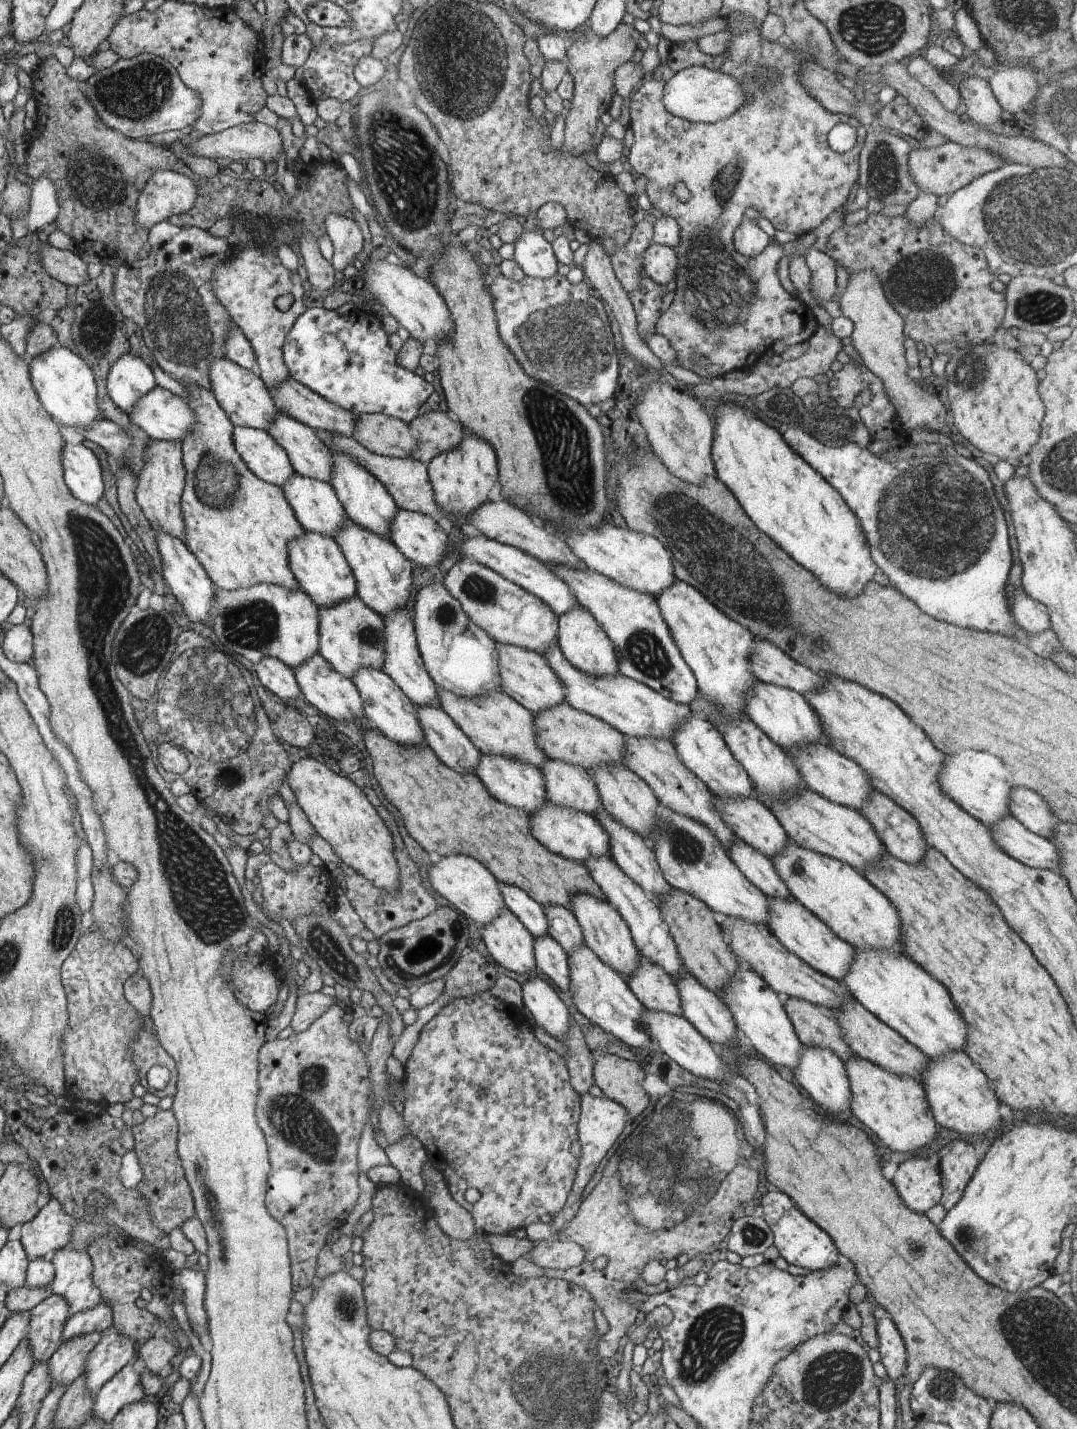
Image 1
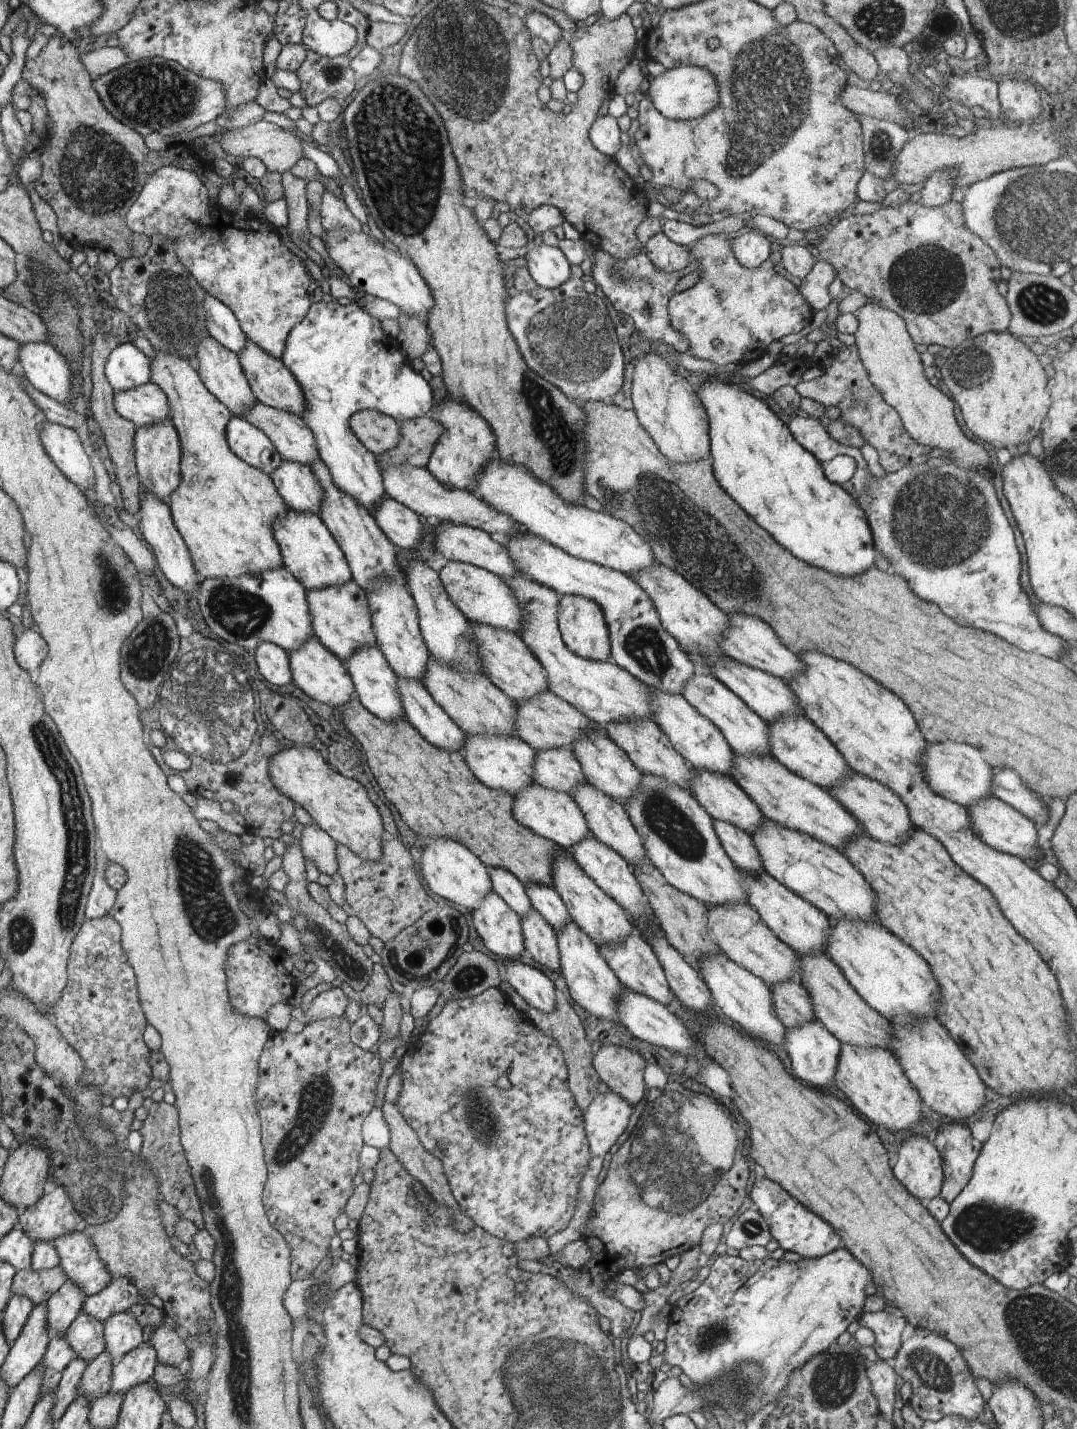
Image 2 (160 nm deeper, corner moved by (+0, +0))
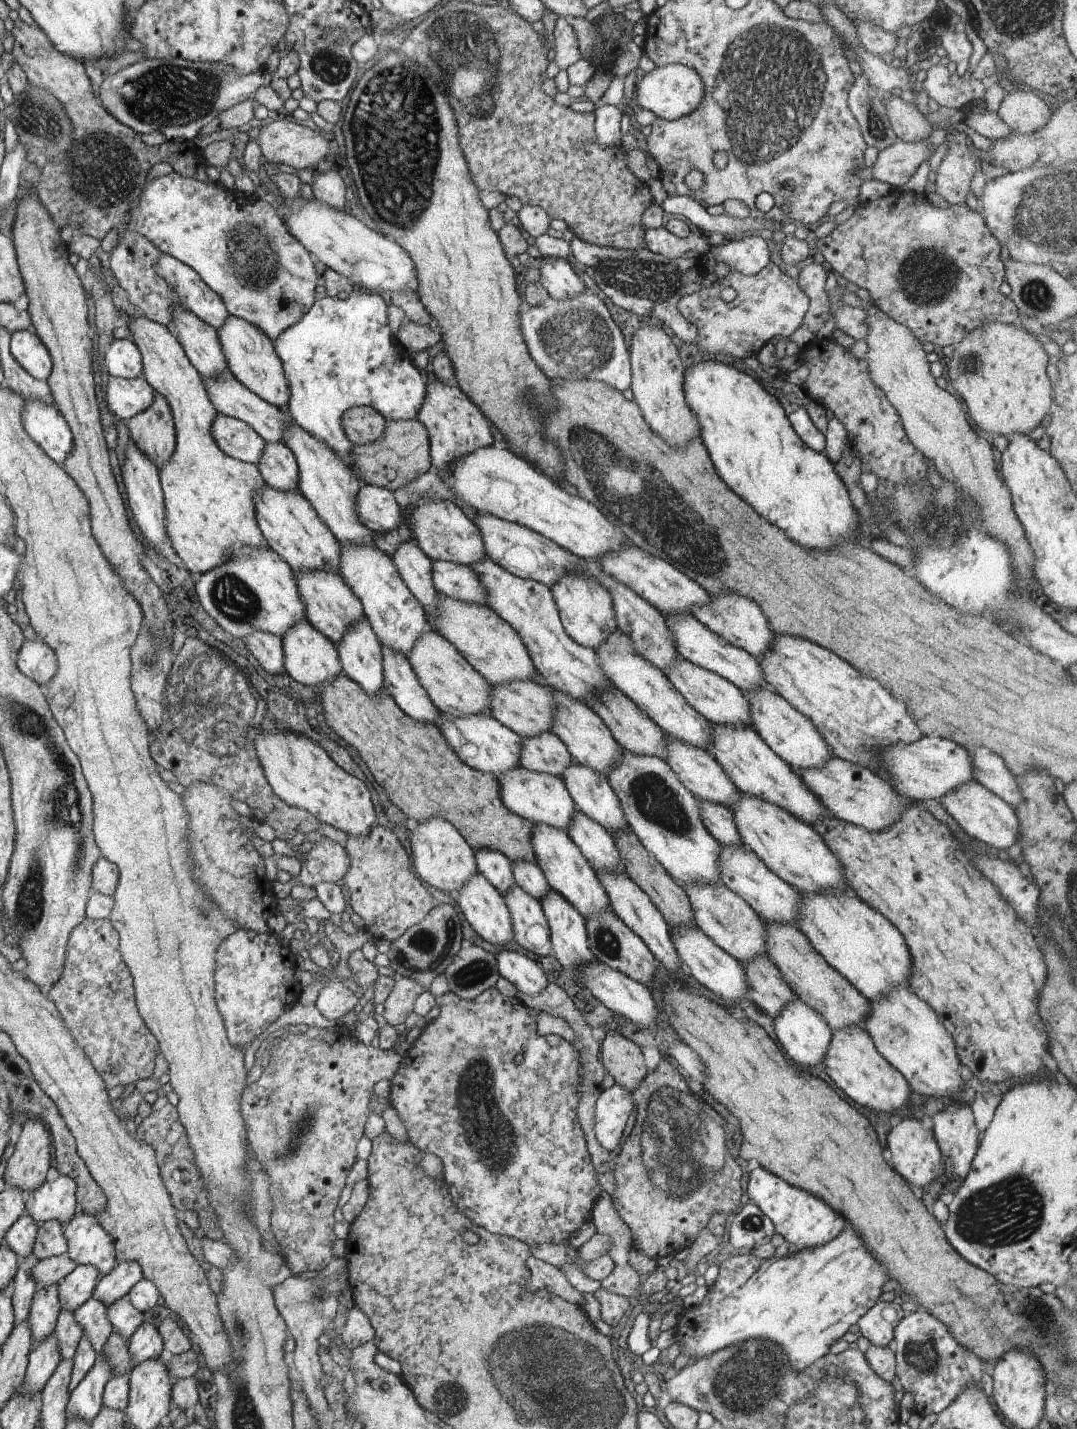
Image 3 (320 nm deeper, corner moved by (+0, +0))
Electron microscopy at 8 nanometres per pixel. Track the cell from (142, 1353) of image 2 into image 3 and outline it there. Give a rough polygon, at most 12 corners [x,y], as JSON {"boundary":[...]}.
{"boundary":[[143,1321],[129,1340],[135,1366],[160,1357],[163,1338]]}

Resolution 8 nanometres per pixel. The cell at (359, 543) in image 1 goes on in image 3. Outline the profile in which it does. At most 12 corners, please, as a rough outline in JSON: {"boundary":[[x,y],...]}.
{"boundary":[[288,414],[299,490],[341,545],[368,545],[362,482],[332,447]]}

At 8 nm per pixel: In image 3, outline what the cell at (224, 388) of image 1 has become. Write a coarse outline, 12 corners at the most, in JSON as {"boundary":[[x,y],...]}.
{"boundary":[[182,307],[171,322],[204,379],[228,369],[220,333]]}

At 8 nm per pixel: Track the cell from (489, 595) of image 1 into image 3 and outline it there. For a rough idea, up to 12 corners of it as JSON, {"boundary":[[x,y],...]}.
{"boundary":[[433,561],[433,583],[450,598],[488,605],[487,590],[466,565]]}

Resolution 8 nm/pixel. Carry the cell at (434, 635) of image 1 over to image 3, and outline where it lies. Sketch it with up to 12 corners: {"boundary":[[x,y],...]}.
{"boundary":[[413,540],[403,542],[393,563],[423,604],[437,607],[433,560]]}

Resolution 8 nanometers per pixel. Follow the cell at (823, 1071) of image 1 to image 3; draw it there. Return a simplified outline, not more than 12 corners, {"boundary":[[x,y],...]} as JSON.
{"boundary":[[796,996],[774,1016],[789,1060],[823,1062],[832,1030]]}

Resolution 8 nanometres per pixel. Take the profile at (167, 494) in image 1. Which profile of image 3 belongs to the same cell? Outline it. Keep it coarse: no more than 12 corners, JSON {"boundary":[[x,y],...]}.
{"boundary":[[166,397],[129,420],[132,442],[158,468],[176,450]]}

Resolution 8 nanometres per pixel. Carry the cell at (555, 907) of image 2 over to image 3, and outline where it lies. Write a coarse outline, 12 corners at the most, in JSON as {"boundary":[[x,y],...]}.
{"boundary":[[511,861],[515,882],[541,902],[551,887],[537,863]]}

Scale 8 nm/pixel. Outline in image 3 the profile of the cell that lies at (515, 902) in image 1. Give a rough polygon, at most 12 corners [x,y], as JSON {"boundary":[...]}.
{"boundary":[[474,850],[477,872],[502,896],[514,884],[511,861]]}

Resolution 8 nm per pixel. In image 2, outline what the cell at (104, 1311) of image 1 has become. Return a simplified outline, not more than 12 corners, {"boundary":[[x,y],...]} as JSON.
{"boundary":[[125,1276],[86,1297],[81,1312],[104,1322],[139,1300]]}

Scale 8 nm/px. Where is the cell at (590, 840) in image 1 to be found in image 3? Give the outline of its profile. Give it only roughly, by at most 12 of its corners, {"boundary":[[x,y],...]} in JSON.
{"boundary":[[522,765],[499,777],[505,807],[566,832],[576,811],[562,778]]}

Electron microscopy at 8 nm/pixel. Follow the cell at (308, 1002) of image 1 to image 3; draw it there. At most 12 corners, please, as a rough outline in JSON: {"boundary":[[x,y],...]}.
{"boundary":[[335,977],[319,991],[316,1008],[328,1020],[351,1012],[360,995]]}

